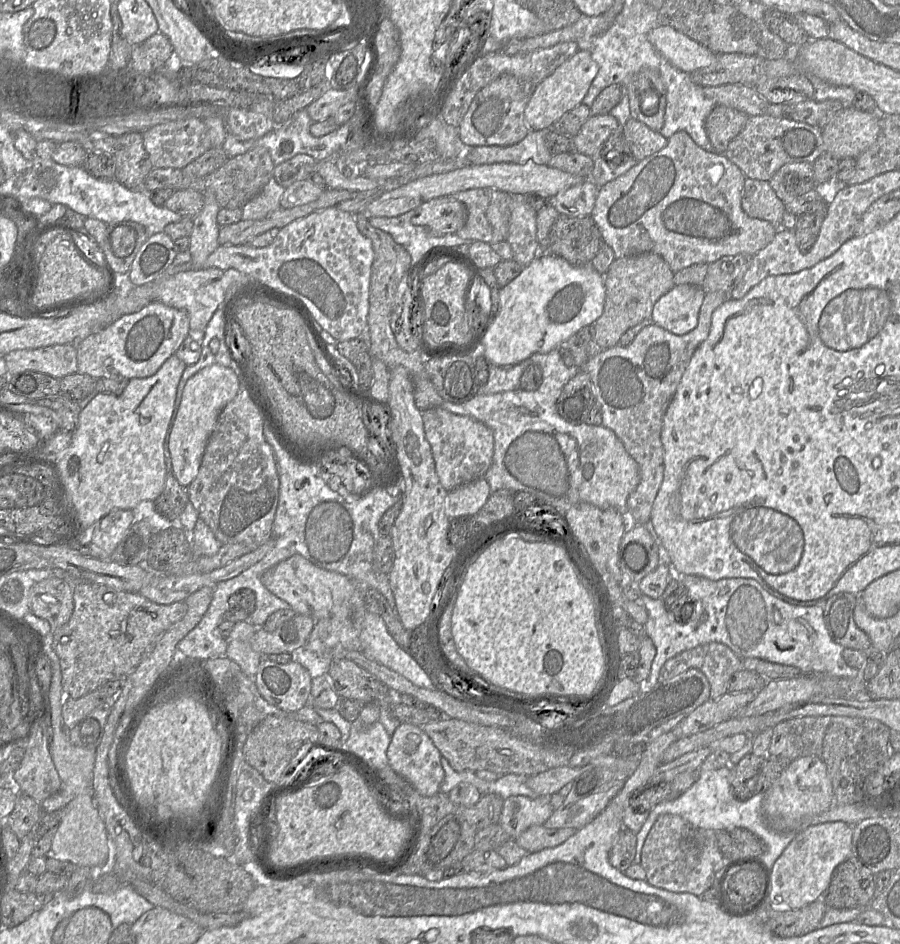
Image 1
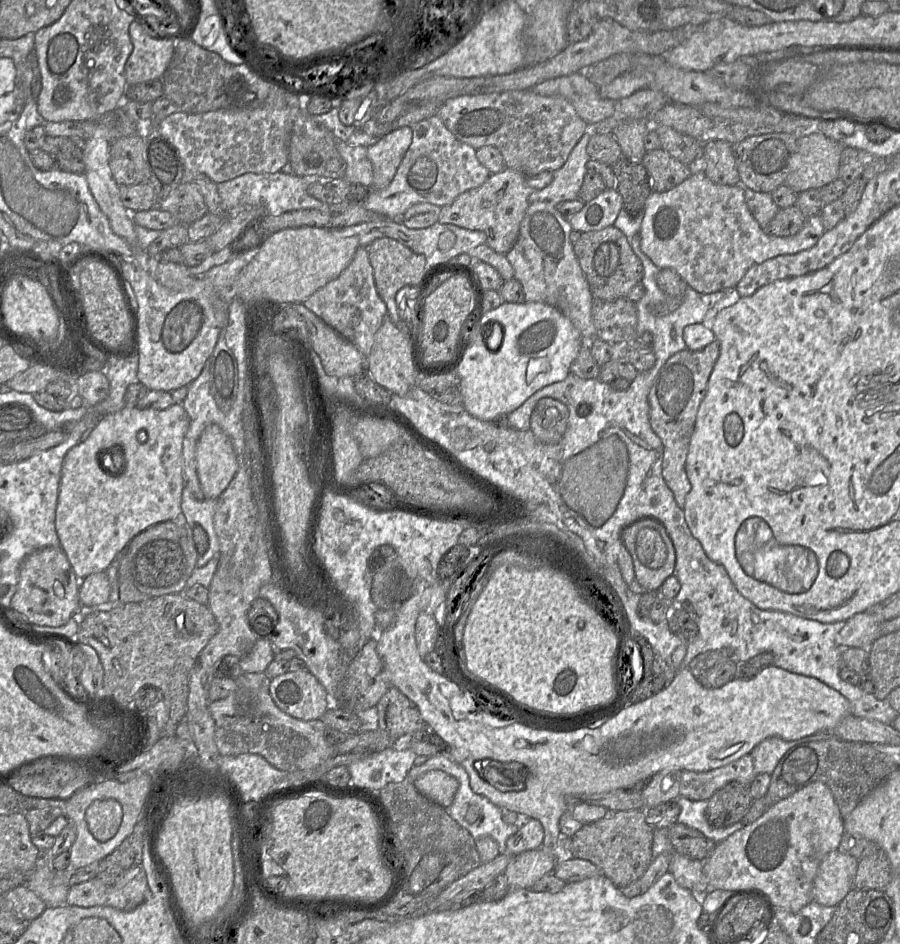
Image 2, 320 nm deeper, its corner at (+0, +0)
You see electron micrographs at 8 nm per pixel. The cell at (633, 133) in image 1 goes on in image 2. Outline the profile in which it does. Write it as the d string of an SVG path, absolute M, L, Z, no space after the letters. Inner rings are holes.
M662 148L646 152L642 165L651 179L653 192L669 191L692 174L688 166L673 158Z

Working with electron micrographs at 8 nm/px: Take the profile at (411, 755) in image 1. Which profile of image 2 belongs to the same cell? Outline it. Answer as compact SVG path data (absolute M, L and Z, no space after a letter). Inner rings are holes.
M429 770L414 782L417 791L431 802L448 808L458 789L458 781L441 770Z

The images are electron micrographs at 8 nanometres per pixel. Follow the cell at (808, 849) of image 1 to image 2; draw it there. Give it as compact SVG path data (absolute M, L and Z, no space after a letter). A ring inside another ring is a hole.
M840 852L828 853L821 861L812 887L812 900L823 906L837 906L853 888L858 859Z

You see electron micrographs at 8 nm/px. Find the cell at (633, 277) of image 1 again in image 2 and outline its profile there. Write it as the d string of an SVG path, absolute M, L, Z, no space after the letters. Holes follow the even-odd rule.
M660 269L657 284L664 293L664 301L653 307L653 315L665 316L676 310L683 301L688 285L672 269Z

